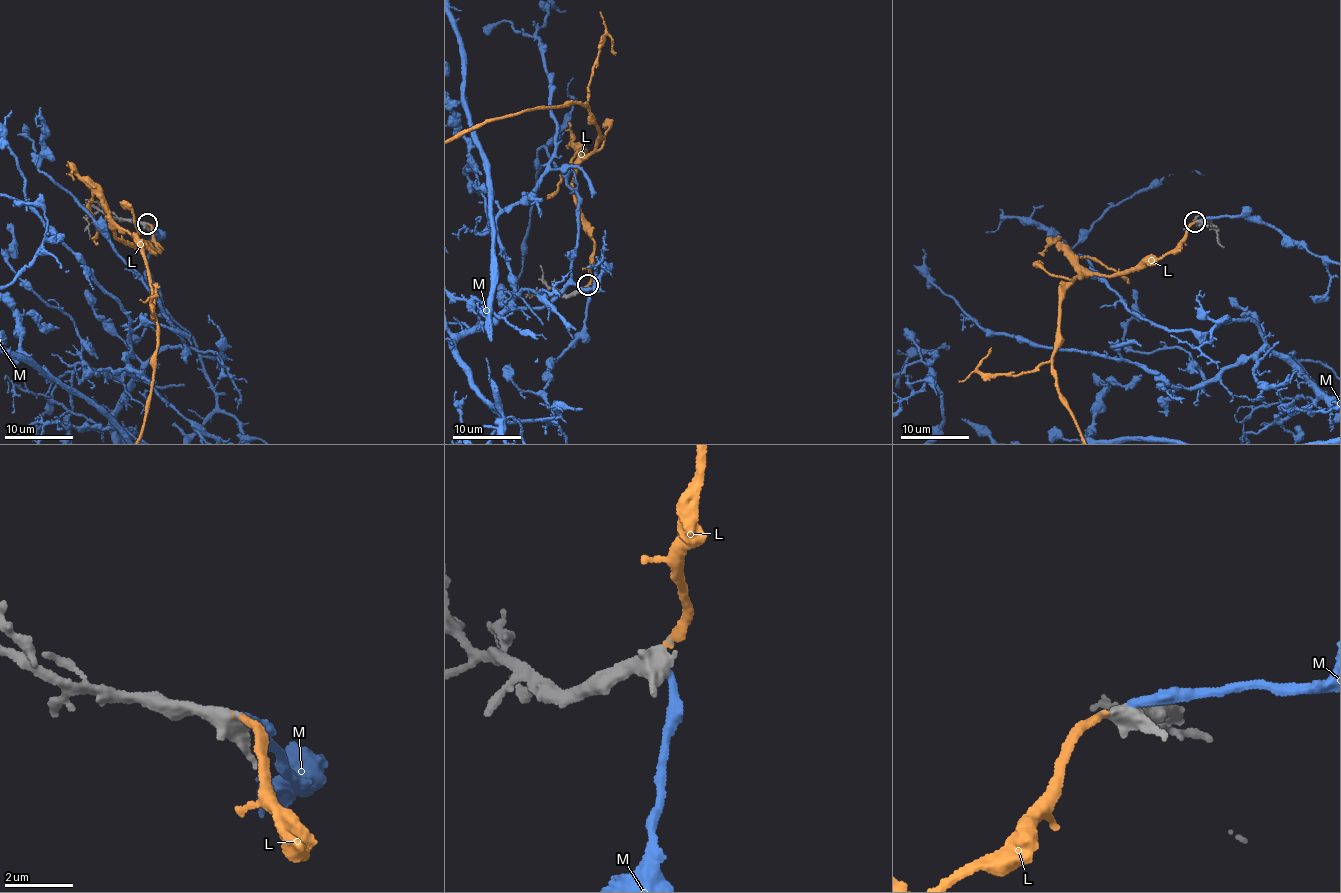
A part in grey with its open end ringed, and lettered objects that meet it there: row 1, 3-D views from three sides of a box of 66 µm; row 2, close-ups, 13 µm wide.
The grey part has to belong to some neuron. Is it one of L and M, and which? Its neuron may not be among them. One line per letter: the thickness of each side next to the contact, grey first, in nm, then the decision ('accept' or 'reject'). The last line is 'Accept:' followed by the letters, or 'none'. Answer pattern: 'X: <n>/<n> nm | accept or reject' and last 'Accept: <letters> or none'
L: 440/220 nm | accept
M: 500/240 nm | reject
Accept: L

